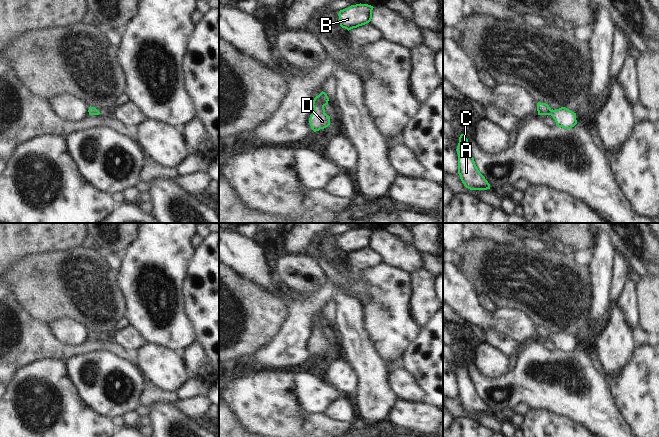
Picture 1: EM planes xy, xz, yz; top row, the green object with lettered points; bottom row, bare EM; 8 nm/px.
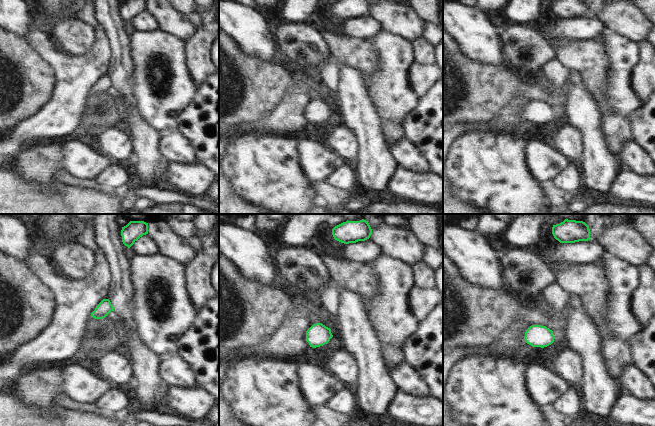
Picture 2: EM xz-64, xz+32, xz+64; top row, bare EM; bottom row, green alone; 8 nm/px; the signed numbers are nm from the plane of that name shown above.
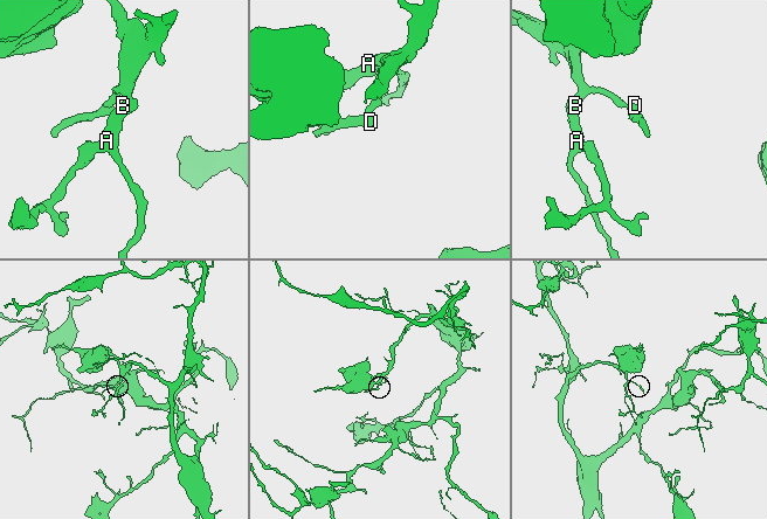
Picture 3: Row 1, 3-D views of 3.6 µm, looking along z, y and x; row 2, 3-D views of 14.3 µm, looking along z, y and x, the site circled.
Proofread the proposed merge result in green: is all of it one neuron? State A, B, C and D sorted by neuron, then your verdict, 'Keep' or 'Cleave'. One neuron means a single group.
Groups: A B C D. Keep.

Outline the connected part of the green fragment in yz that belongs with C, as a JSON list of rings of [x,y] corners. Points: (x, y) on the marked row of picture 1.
[[[461,134],[457,146],[458,174],[464,186],[470,190],[487,190],[490,184],[478,170],[474,158],[469,153],[466,134]]]

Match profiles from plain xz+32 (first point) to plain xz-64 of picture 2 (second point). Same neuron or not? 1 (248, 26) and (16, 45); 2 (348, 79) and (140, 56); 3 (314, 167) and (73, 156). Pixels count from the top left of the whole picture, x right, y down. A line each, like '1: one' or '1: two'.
1: two
2: two
3: one

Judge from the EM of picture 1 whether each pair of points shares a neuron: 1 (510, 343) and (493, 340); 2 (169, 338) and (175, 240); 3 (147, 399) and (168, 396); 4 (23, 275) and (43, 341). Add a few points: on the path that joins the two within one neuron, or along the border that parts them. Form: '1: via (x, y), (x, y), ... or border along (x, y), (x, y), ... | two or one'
1: via (506, 343), (497, 340) | one
2: via (176, 314), (179, 300), (175, 279), (175, 264) | one
3: via (152, 396), (163, 396) | one
4: border along (19, 303), (31, 316), (50, 325) | two

